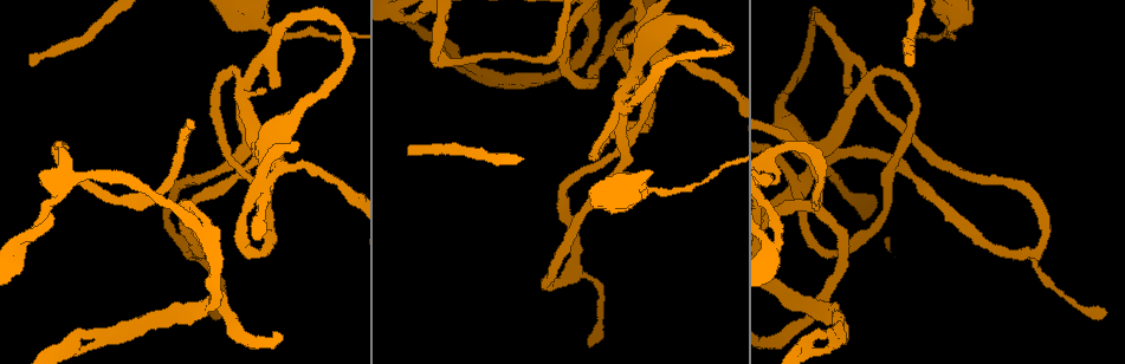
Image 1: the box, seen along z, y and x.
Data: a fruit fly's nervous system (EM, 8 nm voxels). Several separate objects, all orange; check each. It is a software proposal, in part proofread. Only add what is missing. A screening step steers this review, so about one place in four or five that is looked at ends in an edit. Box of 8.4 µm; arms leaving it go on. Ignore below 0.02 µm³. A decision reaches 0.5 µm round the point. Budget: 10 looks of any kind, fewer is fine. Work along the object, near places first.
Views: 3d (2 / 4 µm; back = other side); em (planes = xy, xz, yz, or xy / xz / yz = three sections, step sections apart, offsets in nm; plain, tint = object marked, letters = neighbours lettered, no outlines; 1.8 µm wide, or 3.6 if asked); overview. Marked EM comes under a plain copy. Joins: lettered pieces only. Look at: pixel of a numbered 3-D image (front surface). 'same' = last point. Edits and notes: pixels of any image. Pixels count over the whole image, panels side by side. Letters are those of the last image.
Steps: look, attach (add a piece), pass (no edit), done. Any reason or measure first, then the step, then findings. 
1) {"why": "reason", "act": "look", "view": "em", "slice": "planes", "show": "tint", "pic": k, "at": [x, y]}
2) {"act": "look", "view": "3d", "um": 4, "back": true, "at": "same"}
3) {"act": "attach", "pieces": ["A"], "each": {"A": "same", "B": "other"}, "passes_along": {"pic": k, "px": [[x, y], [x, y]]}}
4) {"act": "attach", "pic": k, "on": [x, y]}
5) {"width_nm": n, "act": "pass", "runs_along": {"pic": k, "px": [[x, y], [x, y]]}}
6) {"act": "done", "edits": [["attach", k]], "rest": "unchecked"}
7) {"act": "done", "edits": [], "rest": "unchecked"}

{"act": "look", "view": "3d", "um": 2, "pic": 1, "at": [409, 155]}

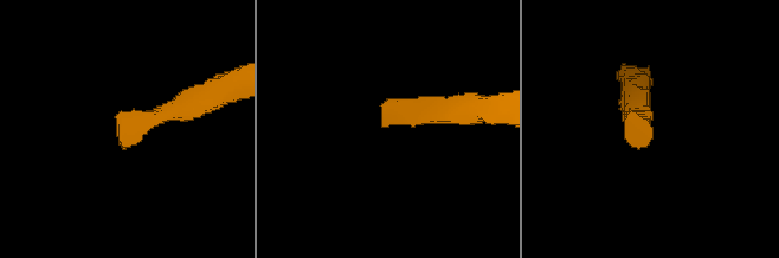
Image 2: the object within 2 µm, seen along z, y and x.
{"why": "now the EM", "act": "look", "view": "em", "slice": "planes", "show": "letters", "pic": 2, "at": [386, 120]}

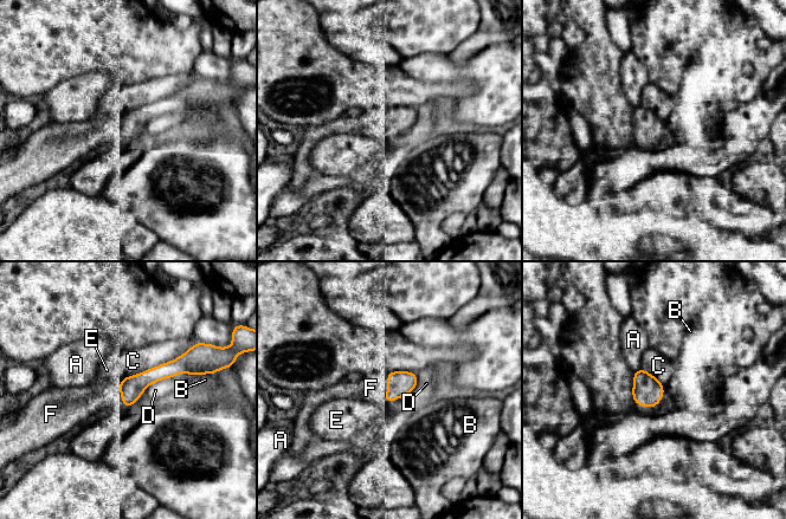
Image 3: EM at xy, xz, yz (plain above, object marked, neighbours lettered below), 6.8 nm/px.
{"width_nm": 170, "act": "attach", "pic": 3, "on": [85, 401], "each": {"A": "other", "B": "other", "C": "other", "D": "other", "E": "other", "F": "same"}, "found": "the neuron continues"}

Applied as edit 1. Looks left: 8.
{"why": "redraw", "act": "look", "view": "overview"}

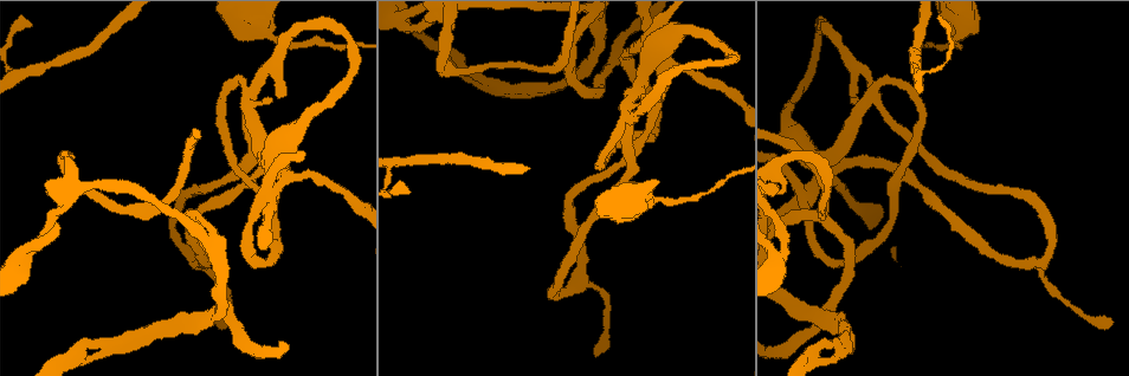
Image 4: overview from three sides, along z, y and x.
{"why": "four arms meet", "act": "look", "view": "3d", "um": 4, "pic": 4, "at": [249, 102]}

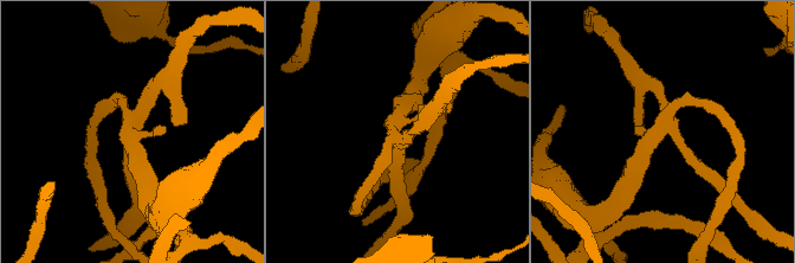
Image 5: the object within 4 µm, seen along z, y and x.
{"act": "look", "view": "em", "slice": "xz", "step": 16, "show": "tint", "pic": 5, "at": [393, 132]}

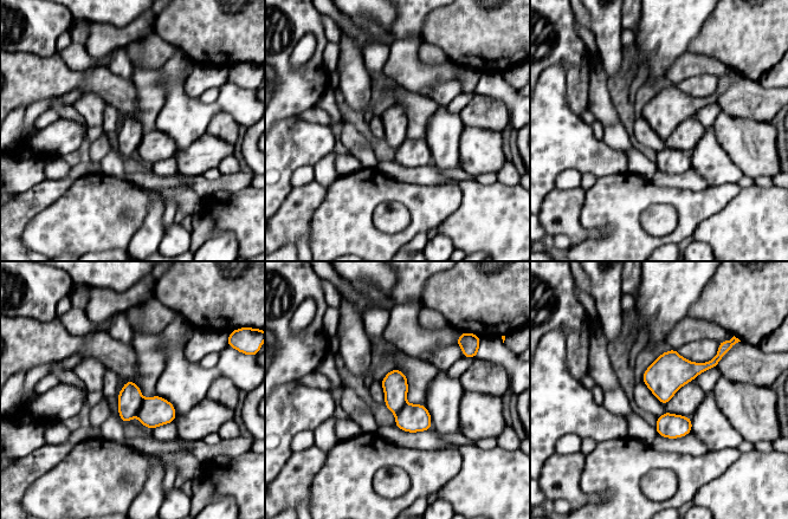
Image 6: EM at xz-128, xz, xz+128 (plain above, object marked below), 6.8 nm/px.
{"act": "look", "view": "em", "slice": "planes", "show": "letters", "at": "same"}

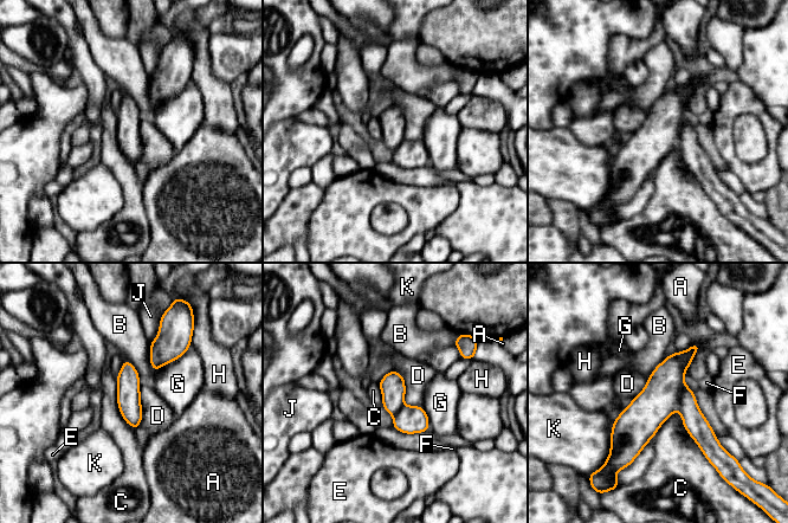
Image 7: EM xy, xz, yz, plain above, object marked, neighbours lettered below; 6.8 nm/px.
{"act": "pass", "each": {"A": "other", "B": "other", "C": "other", "D": "other", "E": "other", "F": "other", "G": "other", "H": "other", "J": "other", "K": "other"}, "border": {"pic": 7, "px": [[392, 369], [404, 402], [421, 406]]}, "found": "none of them fits"}

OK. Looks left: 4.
{"why": "arms run side by side", "act": "look", "view": "3d", "um": 4, "pic": 4, "at": [508, 87]}

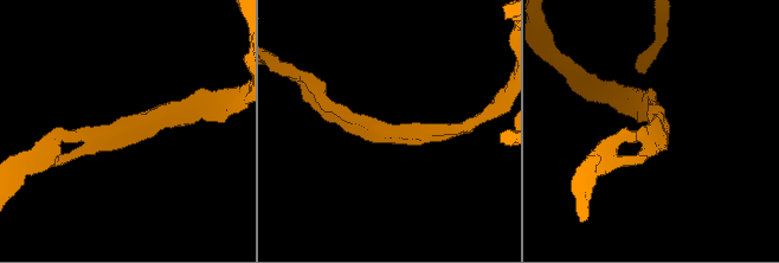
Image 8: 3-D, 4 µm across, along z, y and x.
{"arms": 3, "arm_widths_nm": [180, 200, 220], "why": "need the tissue", "act": "look", "view": "em", "slice": "planes", "show": "letters", "pic": 8, "at": [119, 131]}

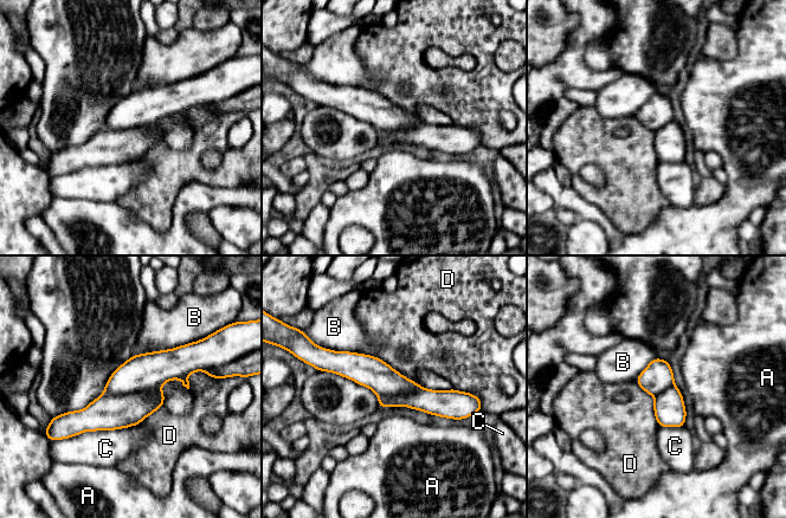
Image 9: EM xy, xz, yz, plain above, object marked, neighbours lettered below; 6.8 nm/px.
{"act": "pass", "each": {"A": "other", "B": "other", "C": "other", "D": "other"}, "border": {"pic": 9, "px": [[635, 381], [654, 397], [658, 426]]}, "found": "no lettered piece goes on from it"}

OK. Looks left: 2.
{"why": "sharp bend", "act": "look", "view": "3d", "um": 4, "back": true, "pic": 4, "at": [895, 177]}

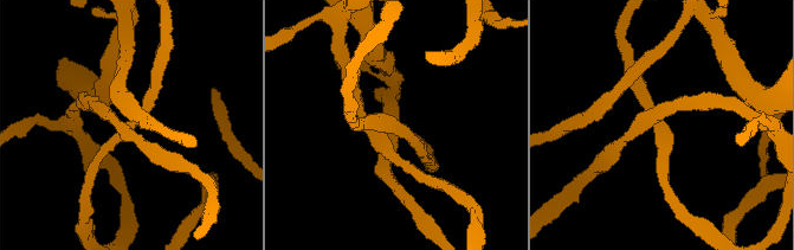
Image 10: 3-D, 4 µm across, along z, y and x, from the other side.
{"arms": 4, "why": "shape alone is not enough", "act": "look", "view": "em", "slice": "planes", "show": "letters", "pic": 10, "at": [126, 124]}

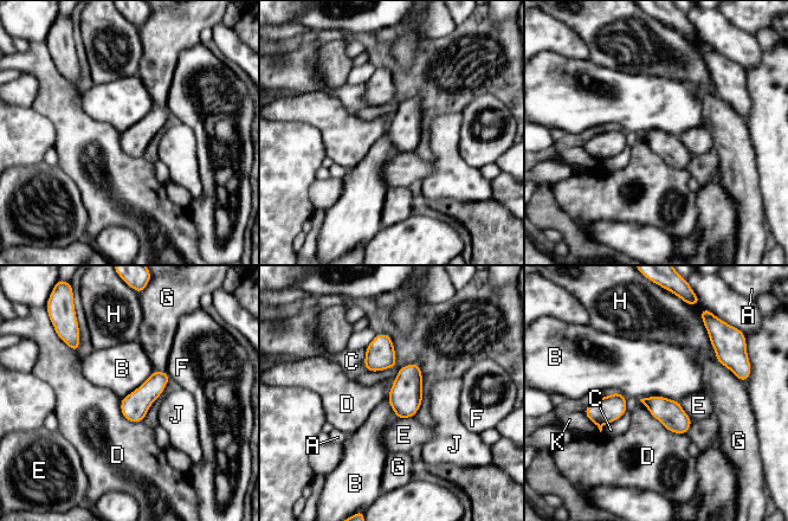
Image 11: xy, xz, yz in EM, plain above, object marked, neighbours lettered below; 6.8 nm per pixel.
{"act": "pass", "each": {"A": "other", "B": "other", "C": "other", "D": "other", "E": "other", "F": "other", "G": "other", "H": "other", "J": "other", "K": "other"}, "border": {"pic": 11, "px": [[394, 378], [388, 404], [398, 418]]}, "found": "no lettered piece goes on from it"}

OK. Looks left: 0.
{"act": "done", "edits": [["attach", 3]], "rest": "unchecked"}

